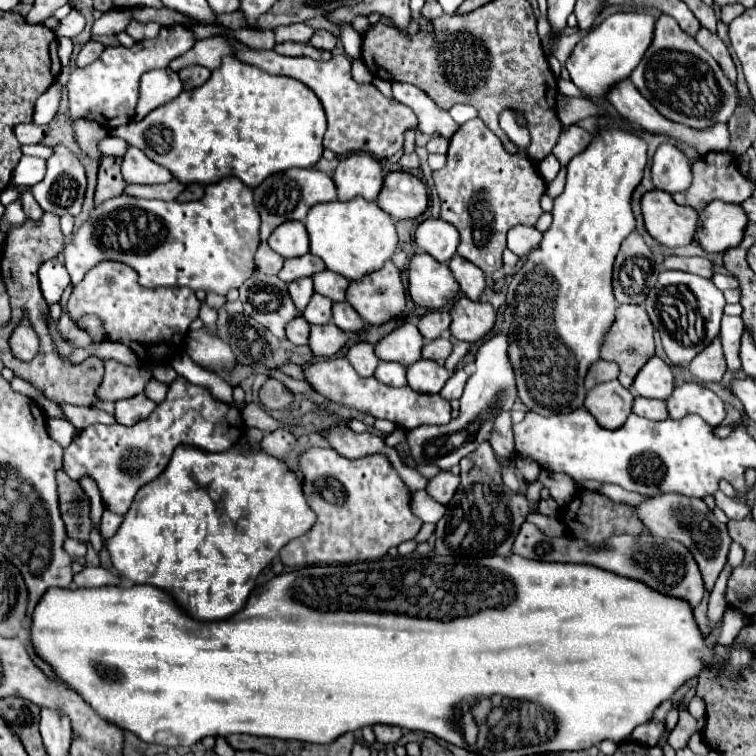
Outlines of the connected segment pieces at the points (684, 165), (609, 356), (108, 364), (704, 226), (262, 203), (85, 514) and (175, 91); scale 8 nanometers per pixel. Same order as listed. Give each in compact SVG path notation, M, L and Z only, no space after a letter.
M670 142L660 144L652 158L652 182L668 194L686 190L692 182L690 158Z
M620 304L616 310L616 318L606 332L606 338L602 342L600 358L608 362L616 362L620 372L618 372L618 382L626 388L634 382L636 374L640 368L654 356L654 328L652 322L644 310L644 306L632 306L632 304Z
M104 360L104 382L98 388L102 400L124 400L144 392L152 372L146 366L126 366L116 360Z
M714 200L700 212L696 242L706 252L726 252L742 242L746 222L748 216L740 204Z
M290 168L268 176L258 188L254 188L254 204L262 218L260 238L266 242L272 230L288 220L304 220L308 210L320 202L336 200L334 180L316 168Z
M58 470L58 494L60 494L60 512L66 524L66 532L70 538L88 542L92 520L90 520L90 500L80 488L78 482L70 480L64 470Z
M170 68L150 70L140 78L140 100L136 106L134 120L142 120L154 108L174 100L182 92L182 82L178 74Z

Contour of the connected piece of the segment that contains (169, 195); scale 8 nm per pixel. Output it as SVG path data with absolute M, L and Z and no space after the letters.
M176 178L156 186L136 186L136 184L126 186L126 194L132 194L136 198L158 198L158 200L176 200L176 196L182 190L184 190L184 184L178 182Z

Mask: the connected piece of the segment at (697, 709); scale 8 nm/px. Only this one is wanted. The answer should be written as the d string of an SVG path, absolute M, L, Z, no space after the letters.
M692 698L690 700L690 704L688 704L688 712L696 718L696 720L700 720L700 718L704 718L704 714L706 714L706 704L702 704L702 698Z

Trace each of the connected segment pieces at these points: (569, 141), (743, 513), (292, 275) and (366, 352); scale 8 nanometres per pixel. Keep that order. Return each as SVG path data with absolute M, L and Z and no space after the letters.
M562 126L560 138L554 146L554 156L558 158L561 166L566 168L568 162L580 154L592 140L592 134L588 134L584 128L580 126Z
M716 492L714 494L714 500L716 500L716 506L724 510L724 514L730 518L730 520L744 520L748 516L748 506L746 506L746 496L748 494L738 494L740 500L732 500L728 498L726 494L722 492Z
M304 254L298 258L290 258L284 262L284 268L278 272L278 278L284 282L294 282L304 276L312 276L316 272L326 270L324 262L314 254Z
M360 342L360 344L352 346L352 348L348 350L346 358L348 358L350 364L354 366L354 370L356 370L360 376L364 376L364 378L372 376L374 370L376 370L376 366L378 366L378 362L380 362L380 360L376 358L376 354L374 354L374 346L372 346L372 344L366 344L366 342Z

